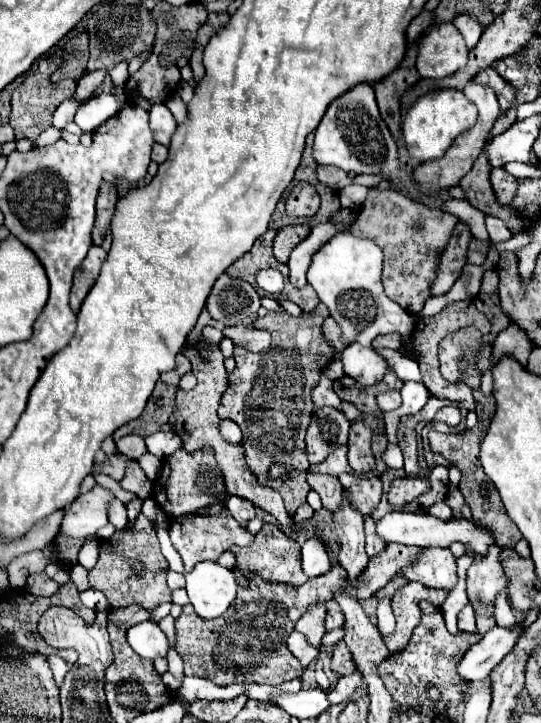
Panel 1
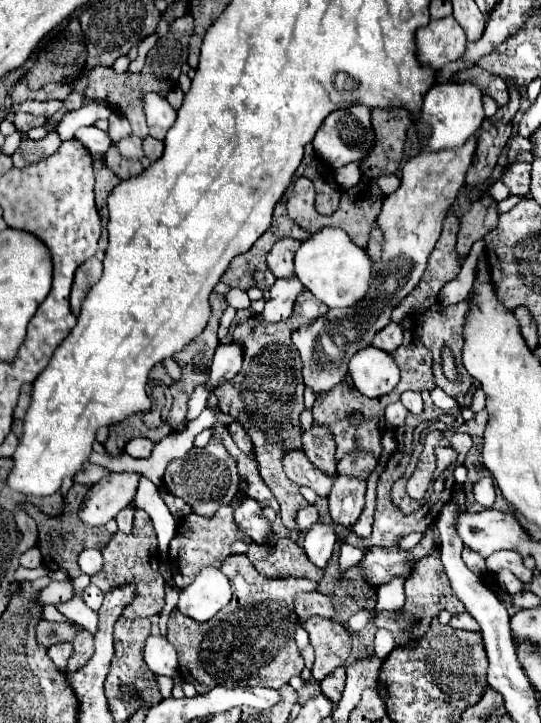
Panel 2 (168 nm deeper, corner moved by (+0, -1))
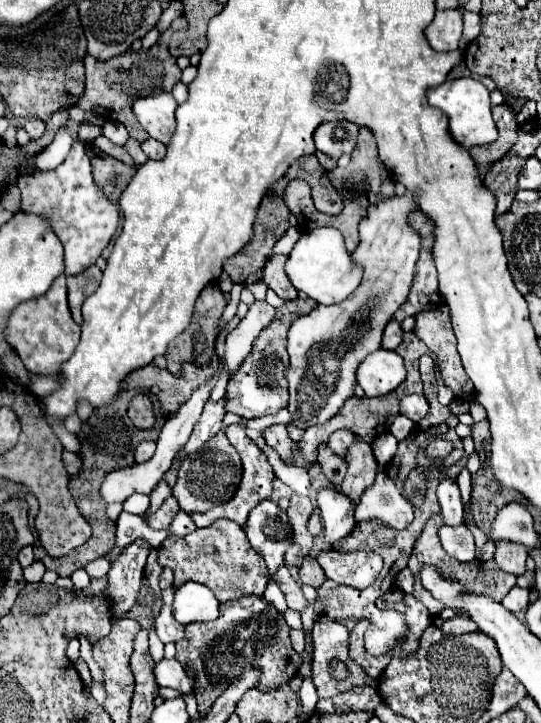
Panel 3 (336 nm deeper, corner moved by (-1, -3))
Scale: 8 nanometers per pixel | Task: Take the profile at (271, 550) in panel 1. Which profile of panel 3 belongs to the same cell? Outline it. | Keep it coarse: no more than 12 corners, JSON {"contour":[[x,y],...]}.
{"contour":[[307,555],[299,567],[303,583],[319,587],[325,581],[317,559]]}

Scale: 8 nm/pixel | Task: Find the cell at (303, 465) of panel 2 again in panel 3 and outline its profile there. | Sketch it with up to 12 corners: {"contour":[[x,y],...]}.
{"contour":[[271,425],[263,431],[287,465],[293,465],[297,443],[287,435],[285,425]]}

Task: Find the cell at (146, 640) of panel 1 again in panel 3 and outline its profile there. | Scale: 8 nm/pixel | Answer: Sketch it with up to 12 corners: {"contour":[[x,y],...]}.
{"contour":[[177,659],[155,663],[155,681],[193,693],[193,681]]}

